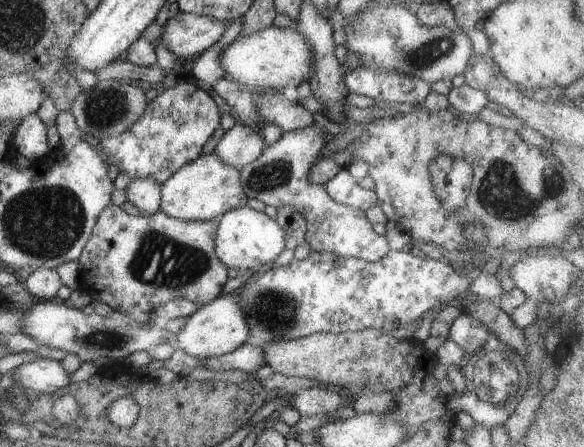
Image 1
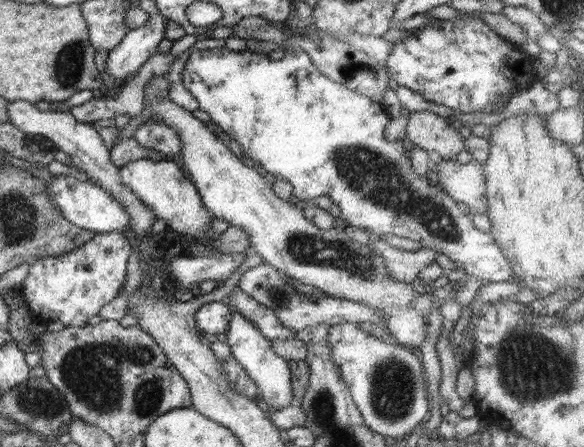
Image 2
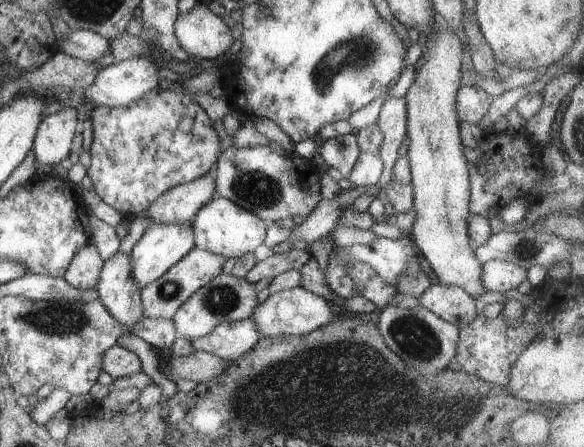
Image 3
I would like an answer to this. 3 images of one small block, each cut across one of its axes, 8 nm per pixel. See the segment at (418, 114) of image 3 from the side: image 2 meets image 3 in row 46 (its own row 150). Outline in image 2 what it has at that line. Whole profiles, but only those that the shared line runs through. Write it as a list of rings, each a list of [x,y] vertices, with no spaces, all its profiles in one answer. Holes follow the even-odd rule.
[[[433,111],[409,112],[406,138],[427,151],[428,154],[437,153],[443,160],[456,161],[458,154],[465,150],[465,138],[450,124],[450,119],[444,119],[442,116],[434,114]]]

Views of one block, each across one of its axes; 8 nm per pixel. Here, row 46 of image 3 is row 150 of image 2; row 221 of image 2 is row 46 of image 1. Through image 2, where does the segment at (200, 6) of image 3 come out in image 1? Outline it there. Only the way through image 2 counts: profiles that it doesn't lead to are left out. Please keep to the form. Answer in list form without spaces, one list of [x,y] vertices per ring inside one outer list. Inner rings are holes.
[[[270,26],[249,35],[240,35],[221,50],[218,64],[229,79],[248,88],[297,87],[309,81],[312,50],[302,32],[294,26]]]

